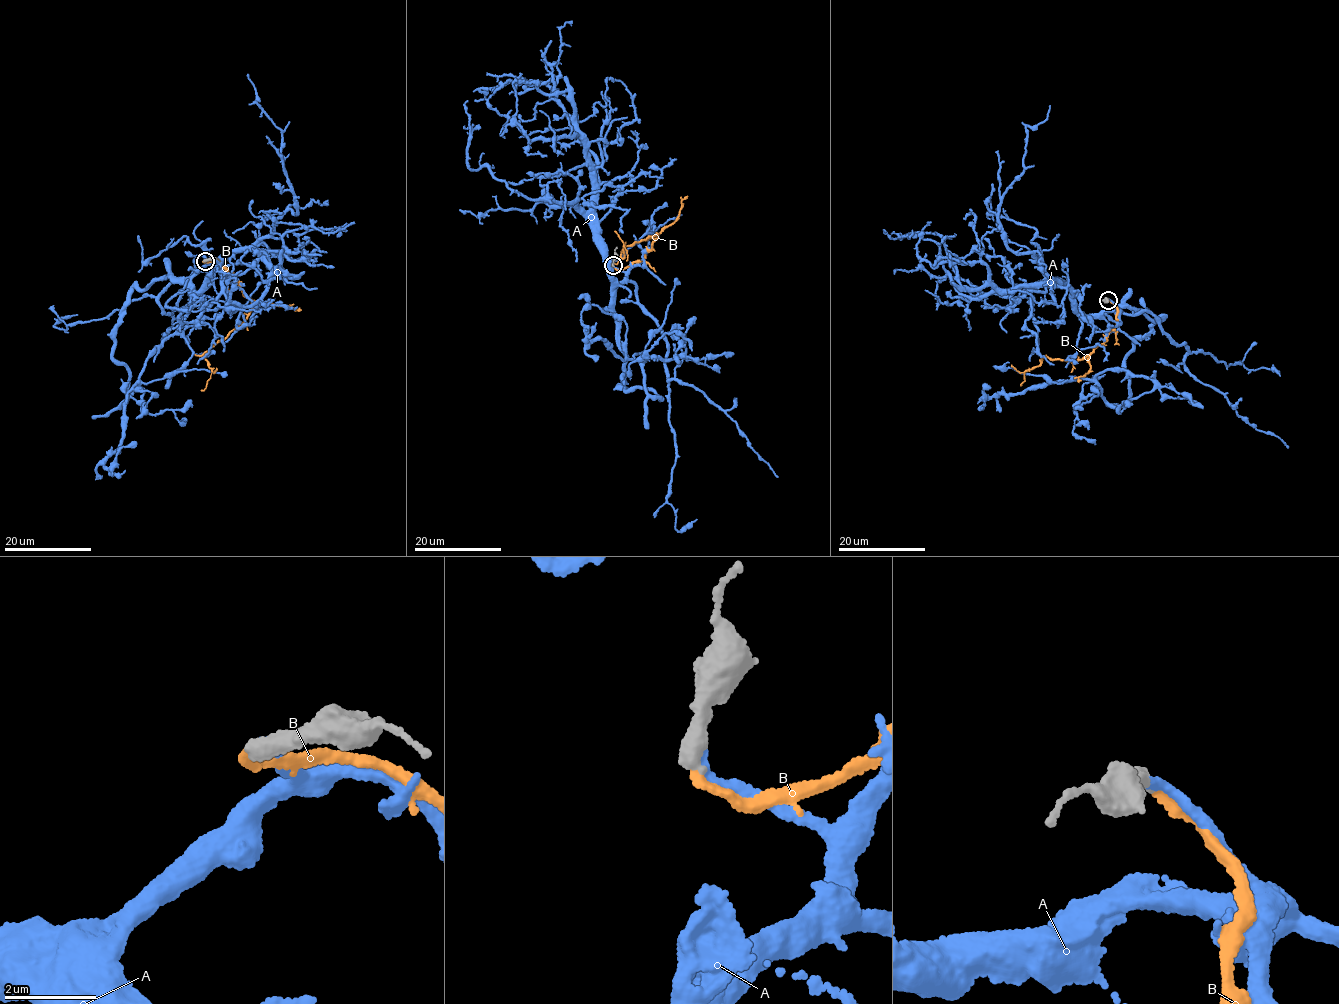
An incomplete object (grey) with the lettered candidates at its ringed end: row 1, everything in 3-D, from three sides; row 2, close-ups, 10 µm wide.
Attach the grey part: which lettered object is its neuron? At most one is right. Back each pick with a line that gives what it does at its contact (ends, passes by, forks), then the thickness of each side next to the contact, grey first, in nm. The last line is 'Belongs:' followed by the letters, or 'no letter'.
A: it ends; calibres 480 and 220 nm
Belongs: A

